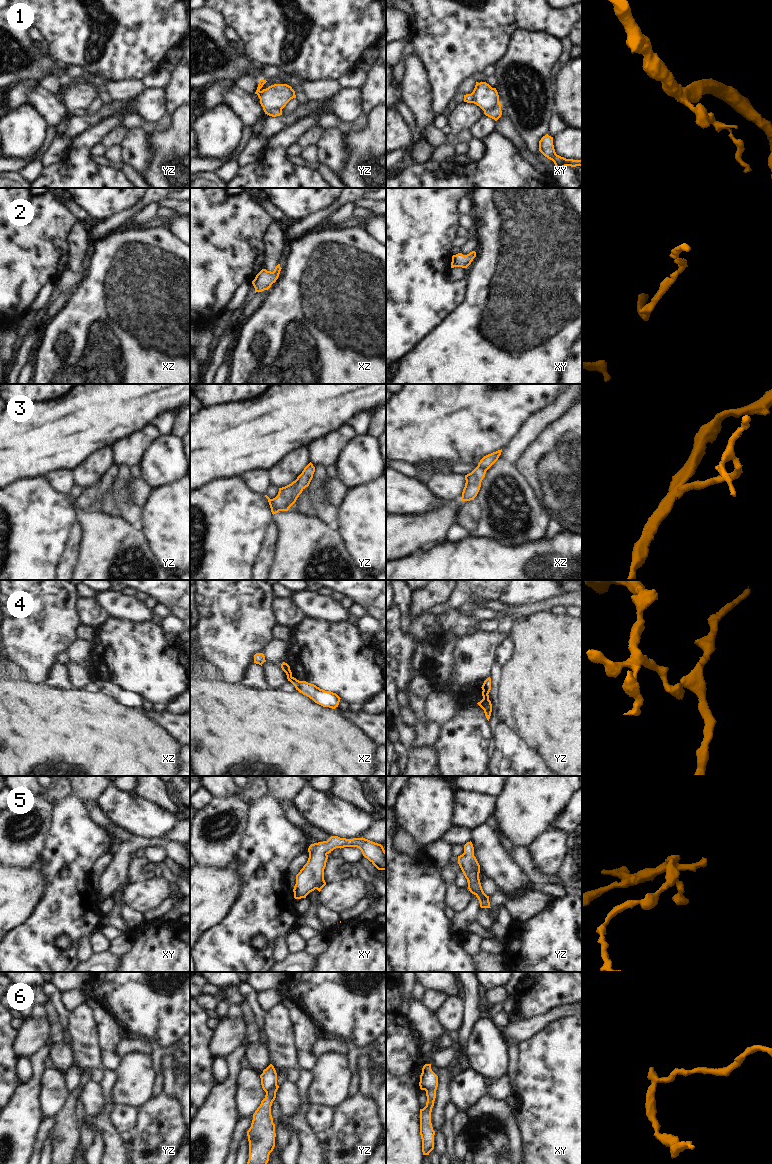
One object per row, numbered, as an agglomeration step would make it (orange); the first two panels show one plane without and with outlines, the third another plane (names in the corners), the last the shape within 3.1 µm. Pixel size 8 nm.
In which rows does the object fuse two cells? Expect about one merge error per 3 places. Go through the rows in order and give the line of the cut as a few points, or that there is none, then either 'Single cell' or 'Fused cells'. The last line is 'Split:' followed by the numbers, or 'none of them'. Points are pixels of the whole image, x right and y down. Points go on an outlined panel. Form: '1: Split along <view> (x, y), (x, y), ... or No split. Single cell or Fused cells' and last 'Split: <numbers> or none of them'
1: Split along xy (499, 102), (484, 111). Fused cells
2: No split. Single cell
3: Split along yz (271, 499), (279, 510). Fused cells
4: Split along yz (483, 689), (487, 694). Fused cells
5: No split. Single cell
6: Split along yz (277, 1085), (266, 1093). Fused cells
Split: 1, 3, 4, 6

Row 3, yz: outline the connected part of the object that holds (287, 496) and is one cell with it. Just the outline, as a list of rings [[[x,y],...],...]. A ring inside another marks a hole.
[[[310,462],[295,481],[285,487],[279,488],[278,495],[272,499],[279,511],[289,510],[302,491],[309,486],[314,472],[315,467]]]

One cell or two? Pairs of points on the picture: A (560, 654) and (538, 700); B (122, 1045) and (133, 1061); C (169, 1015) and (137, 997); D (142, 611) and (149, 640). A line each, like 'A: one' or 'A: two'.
A: one
B: two
C: one
D: two

